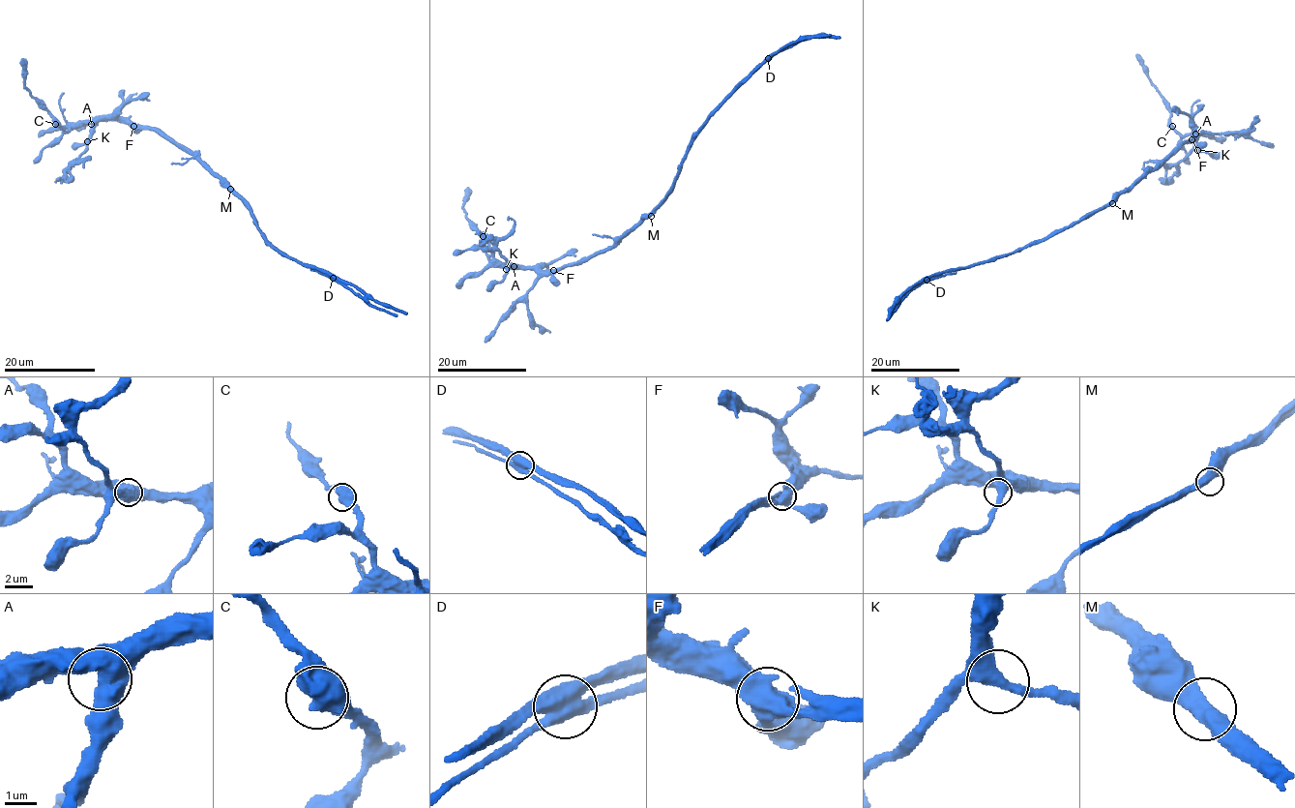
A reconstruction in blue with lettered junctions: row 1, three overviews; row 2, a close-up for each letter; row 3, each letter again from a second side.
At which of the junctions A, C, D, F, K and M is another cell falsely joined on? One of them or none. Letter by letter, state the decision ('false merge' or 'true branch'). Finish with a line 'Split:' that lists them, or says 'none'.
A: true branch
C: true branch
D: false merge
F: true branch
K: true branch
M: true branch
Split: D

